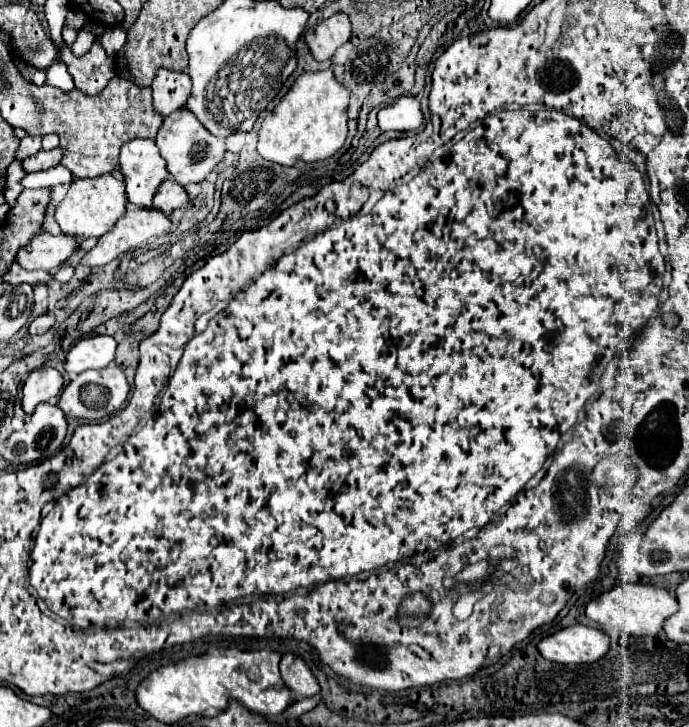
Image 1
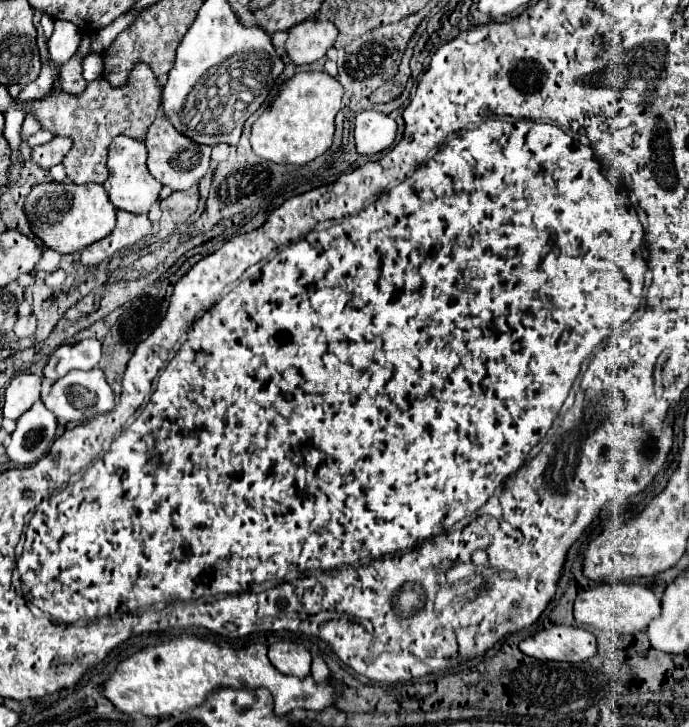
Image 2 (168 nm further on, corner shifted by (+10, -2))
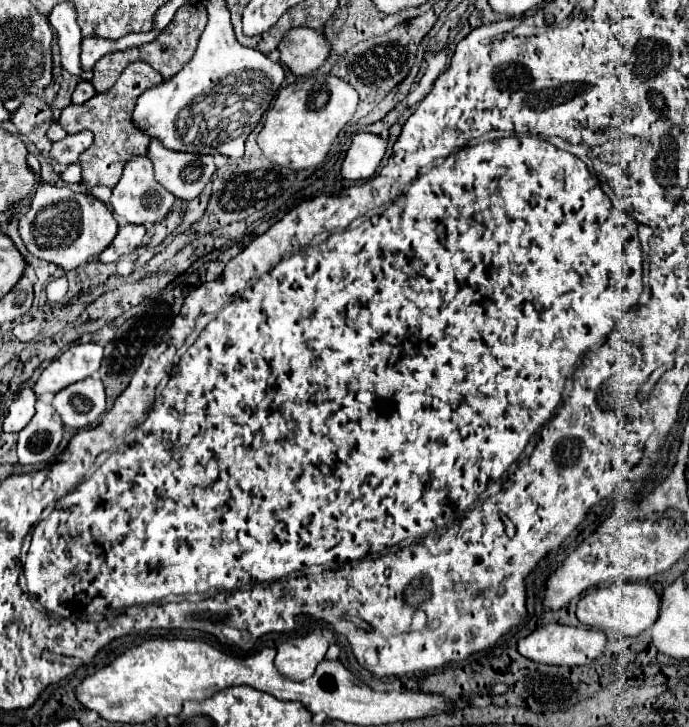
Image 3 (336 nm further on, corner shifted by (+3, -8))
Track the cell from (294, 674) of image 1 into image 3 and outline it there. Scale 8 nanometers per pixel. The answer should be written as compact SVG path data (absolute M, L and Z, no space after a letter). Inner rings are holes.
M309 633L307 637L295 637L277 647L275 667L291 679L307 679L313 675L317 663L325 657L329 641L323 633Z

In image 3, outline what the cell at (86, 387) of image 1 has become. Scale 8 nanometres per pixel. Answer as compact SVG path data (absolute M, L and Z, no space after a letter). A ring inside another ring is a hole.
M87 377L59 391L53 401L65 427L85 429L97 423L105 413L105 389L99 379Z

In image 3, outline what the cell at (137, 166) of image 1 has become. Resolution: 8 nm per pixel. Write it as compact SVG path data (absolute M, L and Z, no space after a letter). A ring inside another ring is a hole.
M133 157L123 171L123 177L119 179L119 183L113 187L113 195L111 195L111 209L113 213L123 219L125 223L133 223L133 225L143 225L143 223L159 223L167 217L171 205L175 203L175 195L167 193L167 189L163 189L163 185L159 185L153 177L153 163L149 161L149 157Z

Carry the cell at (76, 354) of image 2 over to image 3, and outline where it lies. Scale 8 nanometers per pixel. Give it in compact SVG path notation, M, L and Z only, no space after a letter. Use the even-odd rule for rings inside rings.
M95 343L73 345L59 359L51 361L45 367L41 377L33 385L35 395L41 397L45 393L57 393L71 383L91 377L101 367L101 359L103 359L101 345Z

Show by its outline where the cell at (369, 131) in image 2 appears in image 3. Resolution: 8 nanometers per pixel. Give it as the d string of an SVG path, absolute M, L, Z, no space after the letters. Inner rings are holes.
M357 133L351 147L345 153L341 165L341 177L347 181L361 181L373 177L383 155L387 151L387 139L373 133Z

